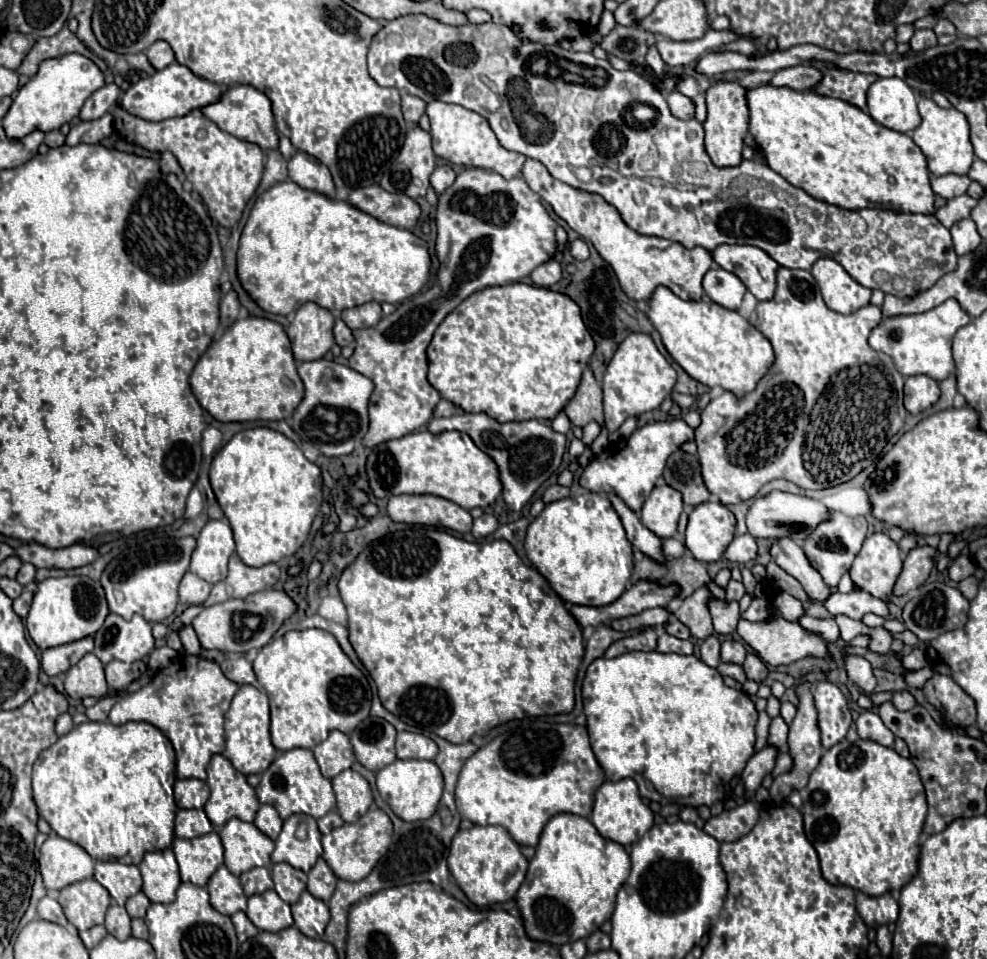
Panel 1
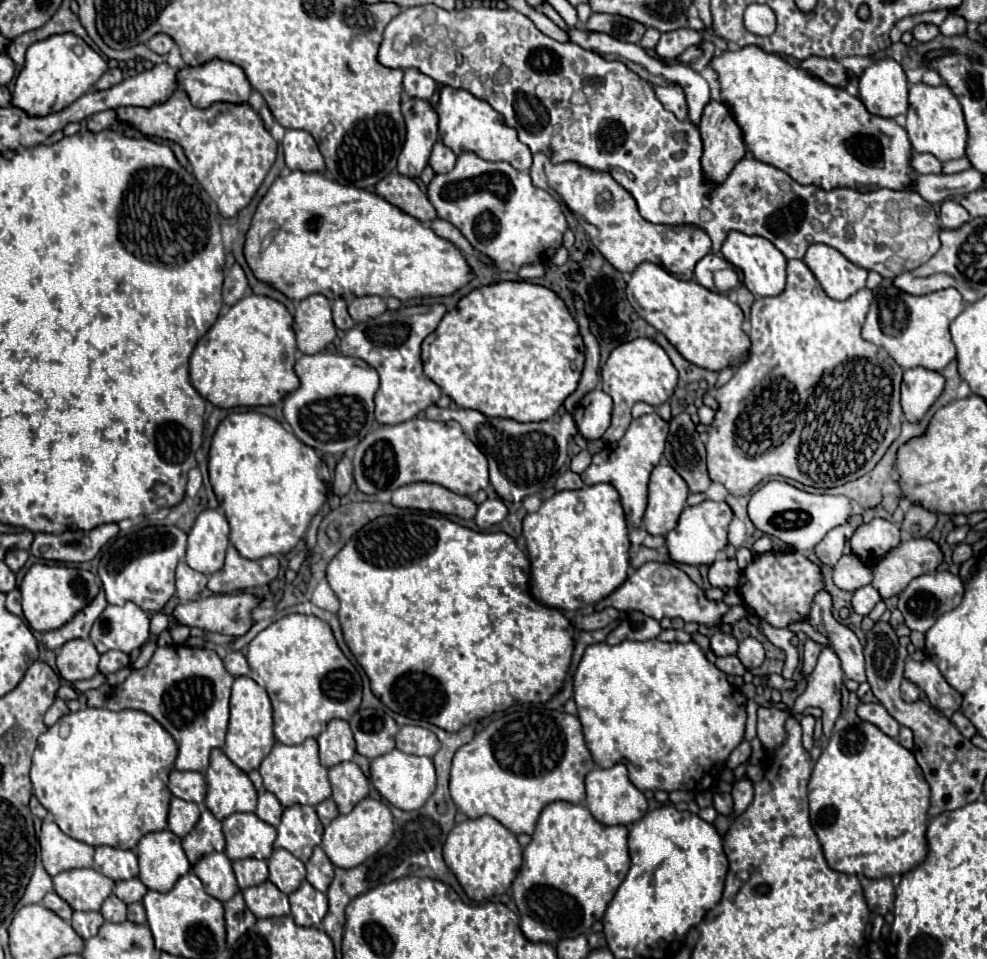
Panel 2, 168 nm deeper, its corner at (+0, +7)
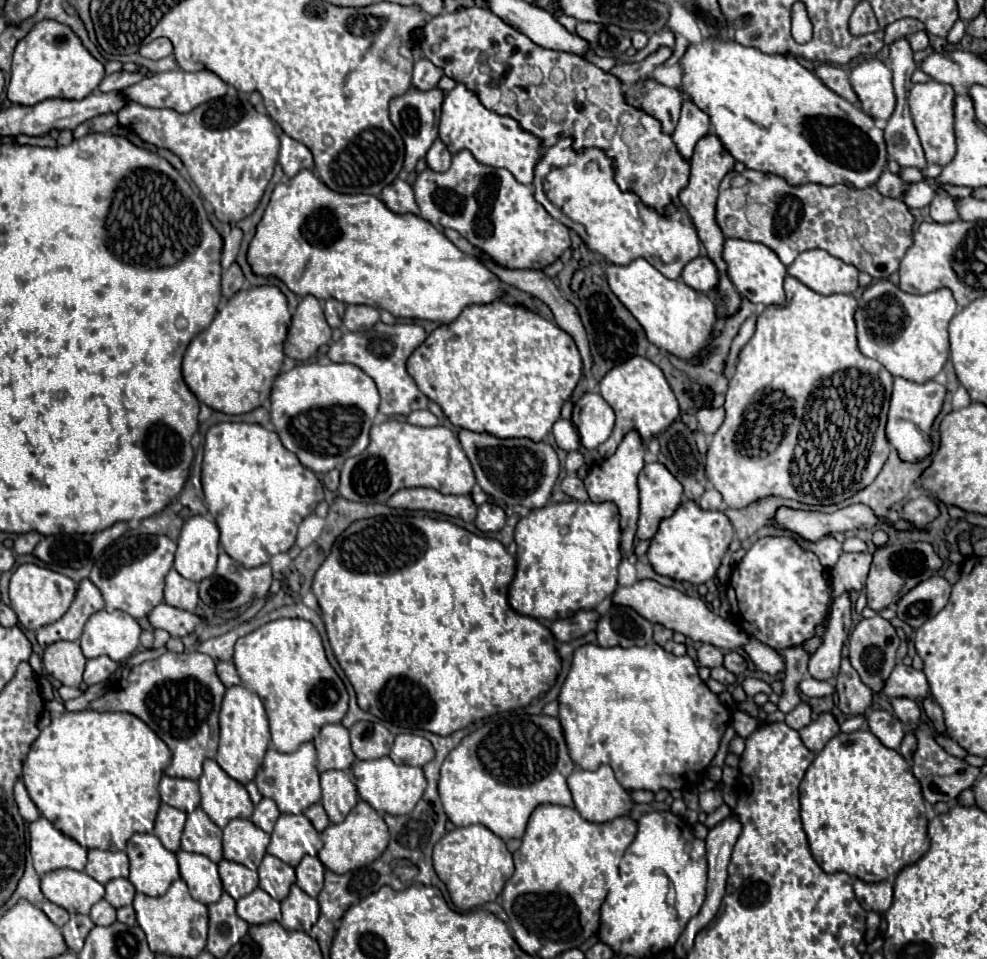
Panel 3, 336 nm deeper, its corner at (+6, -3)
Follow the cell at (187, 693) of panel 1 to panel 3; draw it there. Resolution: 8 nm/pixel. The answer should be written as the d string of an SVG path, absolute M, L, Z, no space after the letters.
M164 652L156 660L146 660L138 666L132 666L128 678L122 678L116 684L112 684L106 694L90 702L90 708L98 712L130 712L140 720L144 720L166 742L166 746L172 752L172 762L166 768L166 774L198 780L202 774L202 762L206 758L214 758L218 750L218 714L224 692L226 688L216 676L214 660L210 656L200 652L182 652L182 654Z

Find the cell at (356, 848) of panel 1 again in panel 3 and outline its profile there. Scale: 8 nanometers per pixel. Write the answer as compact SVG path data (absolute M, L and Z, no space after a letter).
M360 800L352 812L346 816L344 822L340 824L330 824L324 832L322 832L322 850L318 852L318 858L322 860L322 864L336 872L336 874L344 874L352 868L360 868L364 864L370 864L372 860L376 860L388 846L390 834L388 834L388 826L384 822L384 818L364 800Z

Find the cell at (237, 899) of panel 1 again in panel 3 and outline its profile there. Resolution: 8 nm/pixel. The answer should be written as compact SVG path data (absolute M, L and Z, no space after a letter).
M176 852L180 876L188 884L190 894L194 900L202 904L212 904L220 900L222 896L222 882L218 876L218 868L212 860L208 860L204 854L194 852Z

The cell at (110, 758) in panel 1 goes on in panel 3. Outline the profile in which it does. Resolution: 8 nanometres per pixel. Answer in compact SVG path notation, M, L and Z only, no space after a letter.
M82 710L82 712L62 712L62 714L52 714L50 724L40 732L40 736L34 740L34 744L30 746L28 758L24 762L24 774L22 780L26 784L26 790L32 798L32 802L38 806L40 814L44 818L48 818L60 832L68 834L70 838L74 838L80 846L84 848L100 848L100 850L124 850L126 842L132 834L136 832L152 832L154 828L154 820L160 808L160 796L158 796L158 784L160 778L166 770L166 766L170 764L170 750L168 746L156 736L156 732L152 728L148 728L138 716L128 714L128 712L96 712L96 710Z

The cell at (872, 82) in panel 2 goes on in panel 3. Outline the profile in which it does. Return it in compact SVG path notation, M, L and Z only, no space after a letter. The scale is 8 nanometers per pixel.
M868 58L854 66L850 72L850 84L860 98L864 112L884 120L892 116L896 106L892 72L882 60Z

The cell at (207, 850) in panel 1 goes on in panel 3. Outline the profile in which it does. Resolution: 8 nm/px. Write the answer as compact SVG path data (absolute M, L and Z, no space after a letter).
M202 808L188 814L182 832L182 850L204 854L212 862L222 860L222 830L206 816Z

